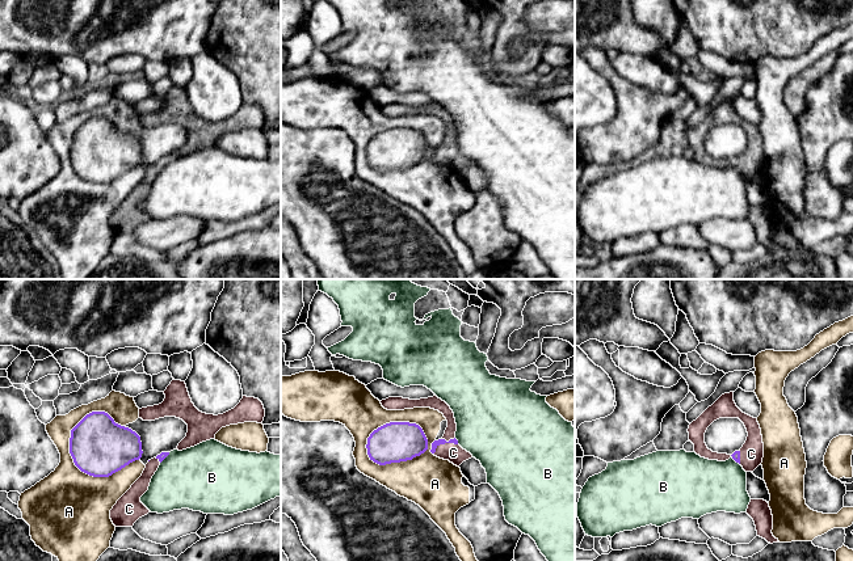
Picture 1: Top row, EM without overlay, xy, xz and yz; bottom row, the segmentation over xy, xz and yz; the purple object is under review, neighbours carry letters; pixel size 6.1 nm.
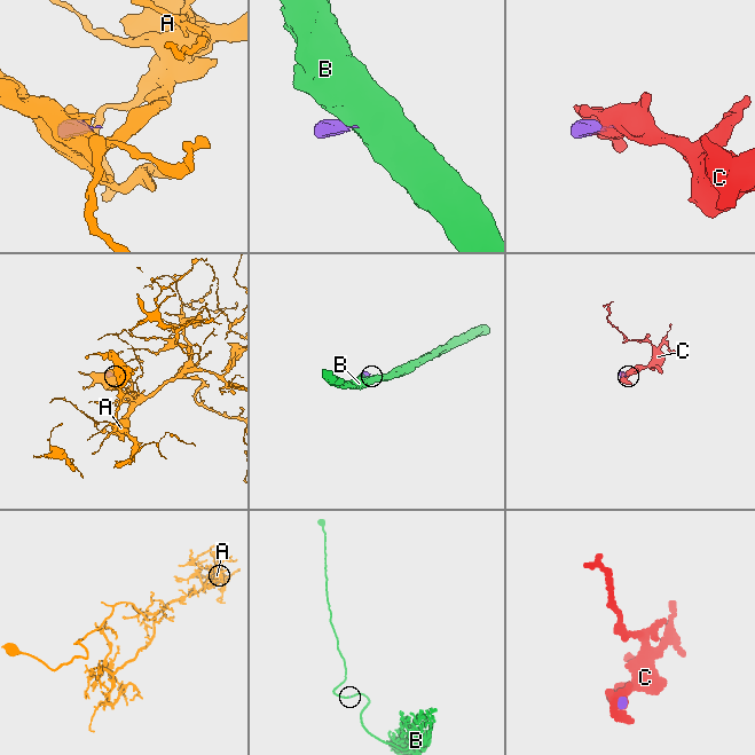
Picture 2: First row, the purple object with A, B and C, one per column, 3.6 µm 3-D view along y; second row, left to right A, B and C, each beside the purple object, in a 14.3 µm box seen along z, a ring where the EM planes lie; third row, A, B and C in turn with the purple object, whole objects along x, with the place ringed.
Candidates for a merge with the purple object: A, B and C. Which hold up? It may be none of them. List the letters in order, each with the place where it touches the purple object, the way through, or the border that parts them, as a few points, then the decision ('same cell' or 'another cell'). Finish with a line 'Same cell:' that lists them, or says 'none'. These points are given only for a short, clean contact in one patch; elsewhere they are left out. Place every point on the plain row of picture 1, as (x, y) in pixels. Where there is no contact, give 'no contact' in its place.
A: contact xz (399, 168); another cell
B: contact xz (457, 147); border xz (454, 144), (458, 150); another cell
C: contact xz (442, 150); way xz (454, 147), (452, 150), (442, 150), (453, 159); same cell
Same cell: C

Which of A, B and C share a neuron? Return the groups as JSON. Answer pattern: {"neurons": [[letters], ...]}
{"neurons": [["A"], ["B"], ["C"]]}

